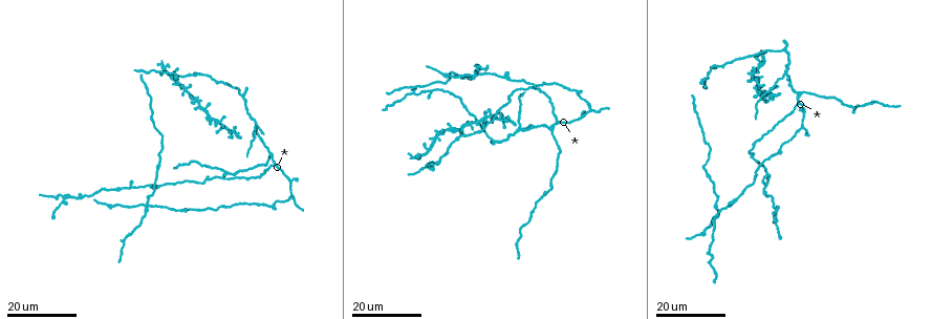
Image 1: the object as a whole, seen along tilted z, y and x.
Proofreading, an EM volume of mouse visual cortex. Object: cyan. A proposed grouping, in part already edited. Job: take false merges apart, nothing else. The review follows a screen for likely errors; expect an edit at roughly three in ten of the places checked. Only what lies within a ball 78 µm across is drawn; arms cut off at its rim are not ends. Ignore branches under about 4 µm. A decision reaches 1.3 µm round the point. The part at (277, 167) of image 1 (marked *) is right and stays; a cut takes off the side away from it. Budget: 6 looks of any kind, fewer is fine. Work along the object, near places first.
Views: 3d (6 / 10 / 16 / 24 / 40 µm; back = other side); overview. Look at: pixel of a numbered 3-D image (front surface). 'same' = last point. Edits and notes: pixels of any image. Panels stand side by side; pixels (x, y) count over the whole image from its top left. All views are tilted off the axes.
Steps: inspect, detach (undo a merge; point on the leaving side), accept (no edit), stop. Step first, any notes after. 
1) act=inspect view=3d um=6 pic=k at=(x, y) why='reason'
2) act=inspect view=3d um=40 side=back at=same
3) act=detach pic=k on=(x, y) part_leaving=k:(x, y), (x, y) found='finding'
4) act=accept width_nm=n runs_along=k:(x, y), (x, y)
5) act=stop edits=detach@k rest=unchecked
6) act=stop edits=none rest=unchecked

act=inspect view=3d um=16 pic=1 at=(518, 128)

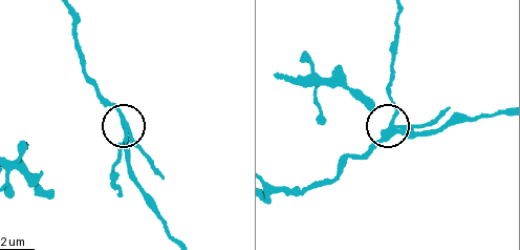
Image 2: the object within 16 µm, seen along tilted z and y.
act=inspect view=3d um=10 pic=2 at=(126, 135)

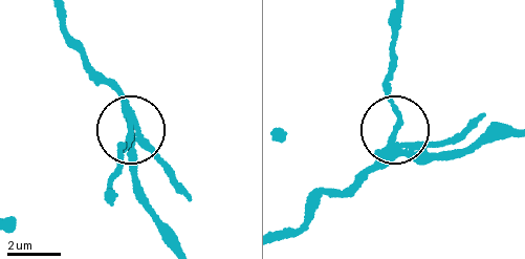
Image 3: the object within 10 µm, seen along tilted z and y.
act=detach pic=3 on=(400, 125) arms=3 part_leaving=3:(388, 151), (397, 133), (388, 85), (399, 17) found='a second neuron is stuck on'

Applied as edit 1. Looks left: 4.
act=inspect view=3d um=24 pic=1 at=(269, 154) why='three-way junction'

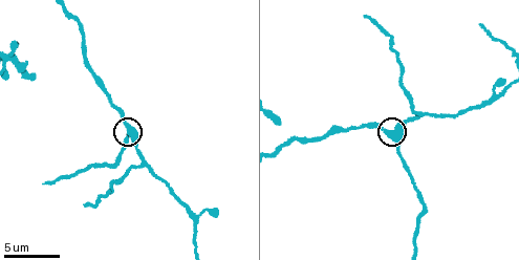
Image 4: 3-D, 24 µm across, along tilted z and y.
act=inspect view=3d um=10 pic=4 at=(396, 139) why='closer look'

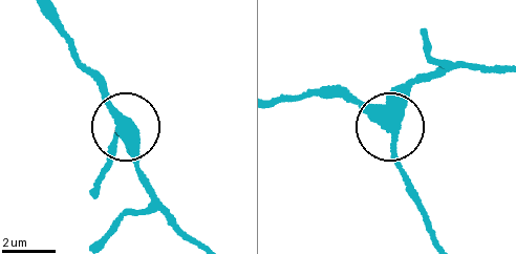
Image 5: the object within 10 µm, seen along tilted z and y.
act=accept side_arm_um=49 found='one neuron here'

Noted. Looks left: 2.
act=inspect view=3d um=16 pic=1 at=(505, 76) why='sudden change in width'

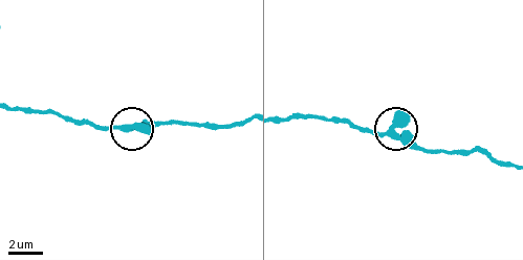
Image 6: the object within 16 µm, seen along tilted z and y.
act=inspect view=3d um=10 pic=6 at=(128, 127)

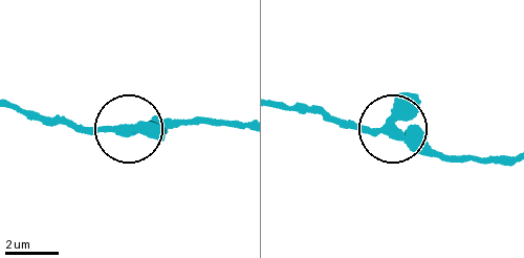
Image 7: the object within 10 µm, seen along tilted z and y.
act=accept width_nm=350 runs_along=7:(507, 155), (443, 157), (386, 127), (369, 129), (318, 114) found='continuous, no second neuron'

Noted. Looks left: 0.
act=stop edits=detach@3 rest=unchecked

